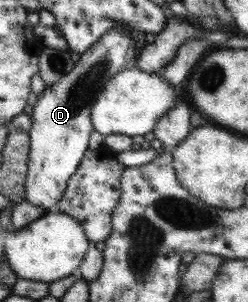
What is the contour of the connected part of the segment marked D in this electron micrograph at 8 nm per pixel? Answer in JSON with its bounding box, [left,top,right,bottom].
[23,26,135,212]

